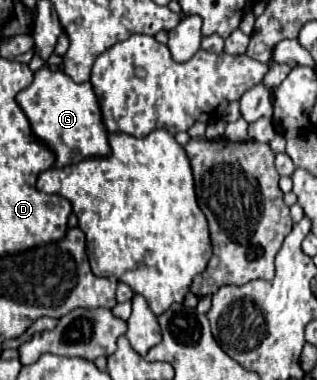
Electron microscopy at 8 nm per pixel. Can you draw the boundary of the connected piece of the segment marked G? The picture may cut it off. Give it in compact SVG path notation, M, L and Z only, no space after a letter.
M46 62L34 72L34 82L16 94L16 102L24 110L34 138L44 142L54 154L56 168L110 152L108 132L100 120L100 104L90 82L76 84L62 70L50 68L50 62Z

